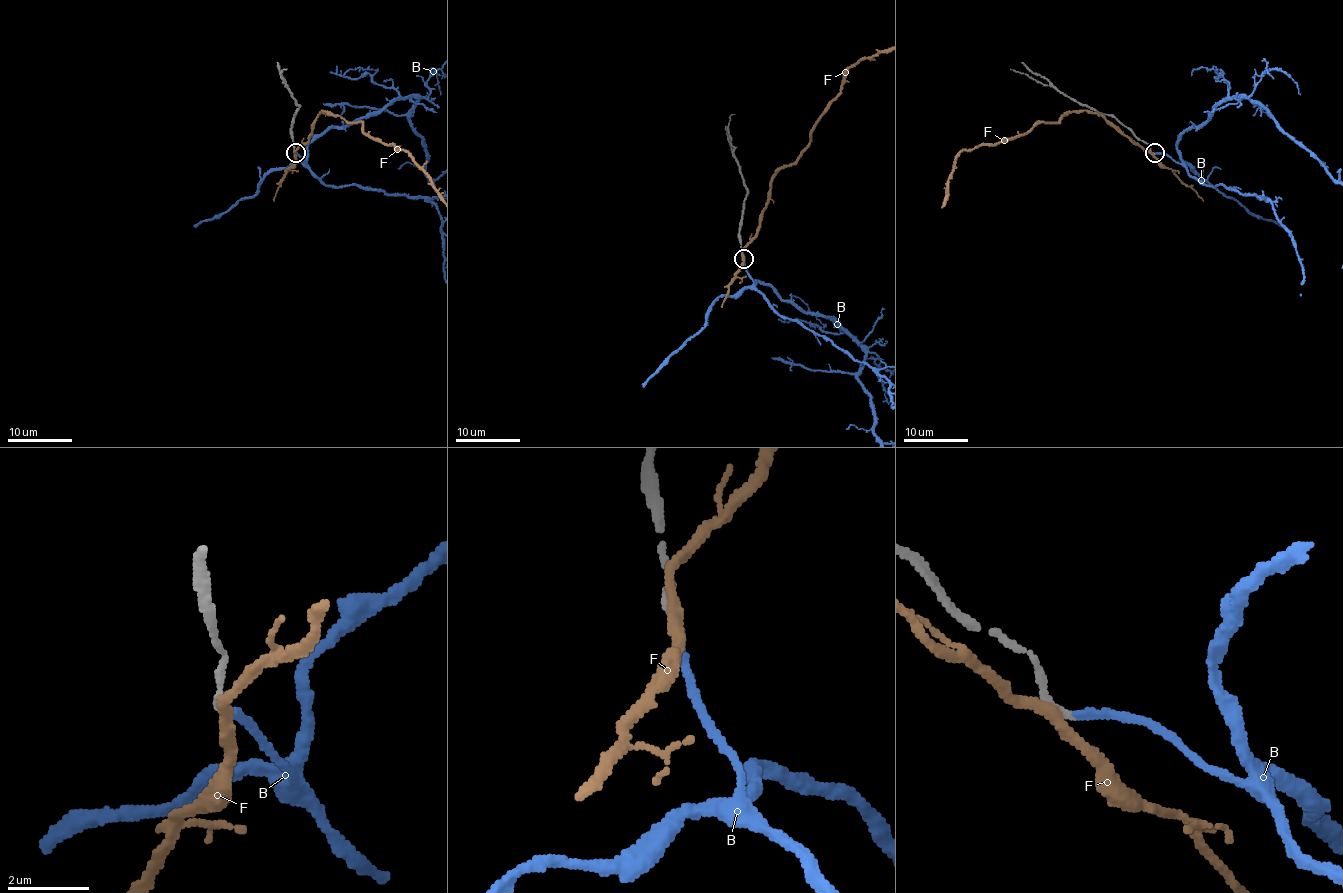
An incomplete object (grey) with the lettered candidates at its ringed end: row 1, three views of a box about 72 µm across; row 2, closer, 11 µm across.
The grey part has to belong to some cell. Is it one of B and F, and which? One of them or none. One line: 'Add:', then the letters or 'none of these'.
Add: B

